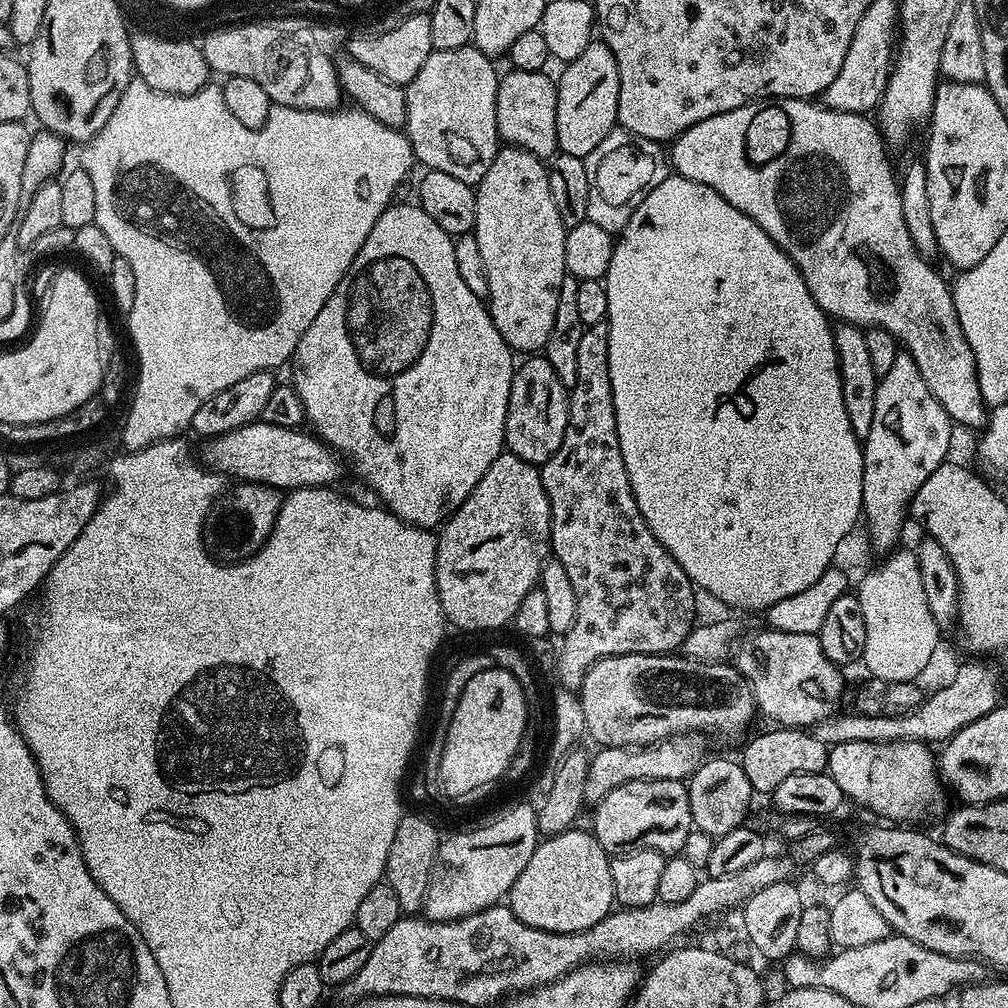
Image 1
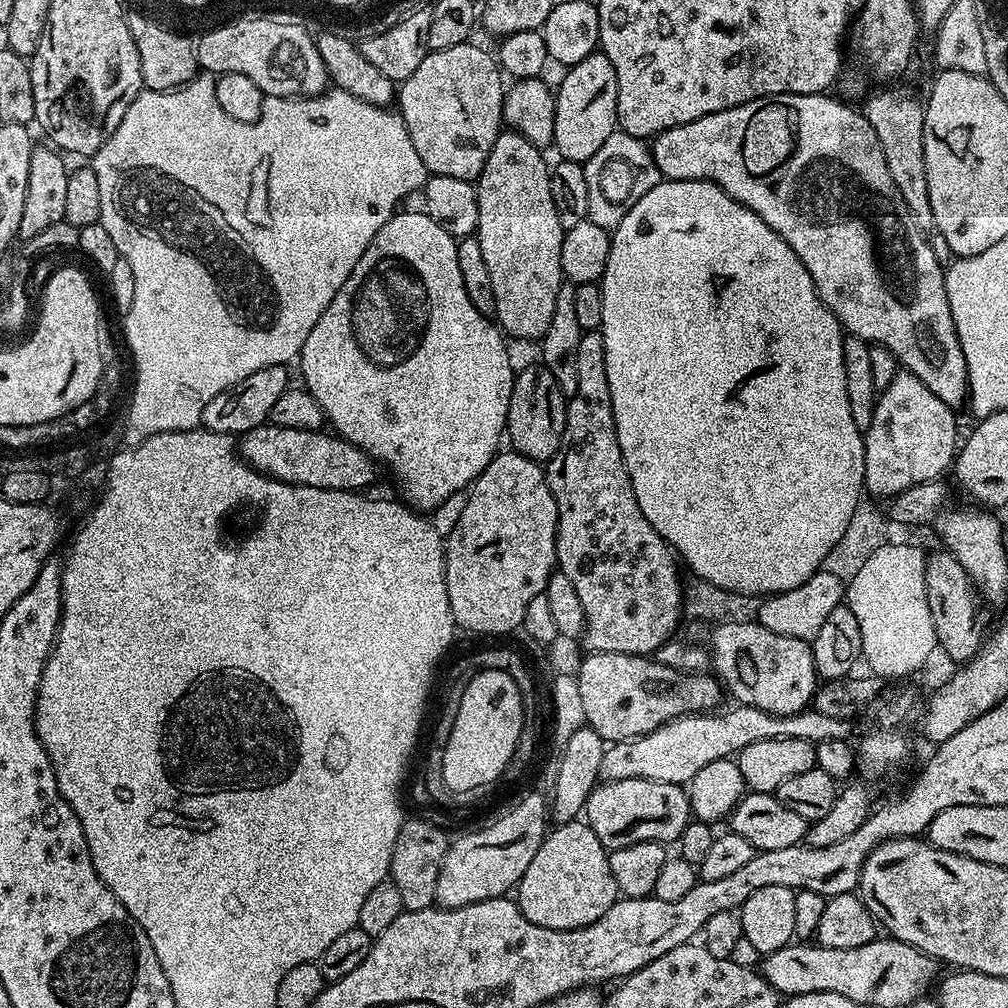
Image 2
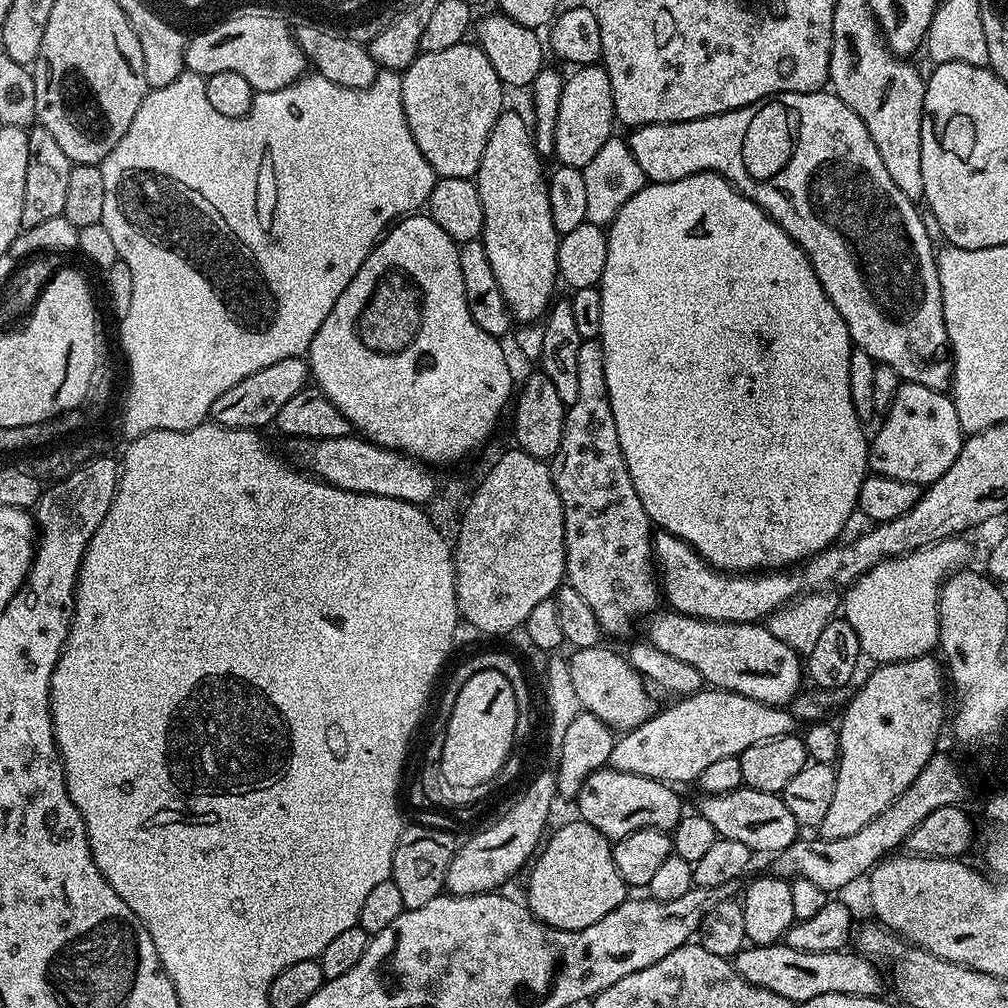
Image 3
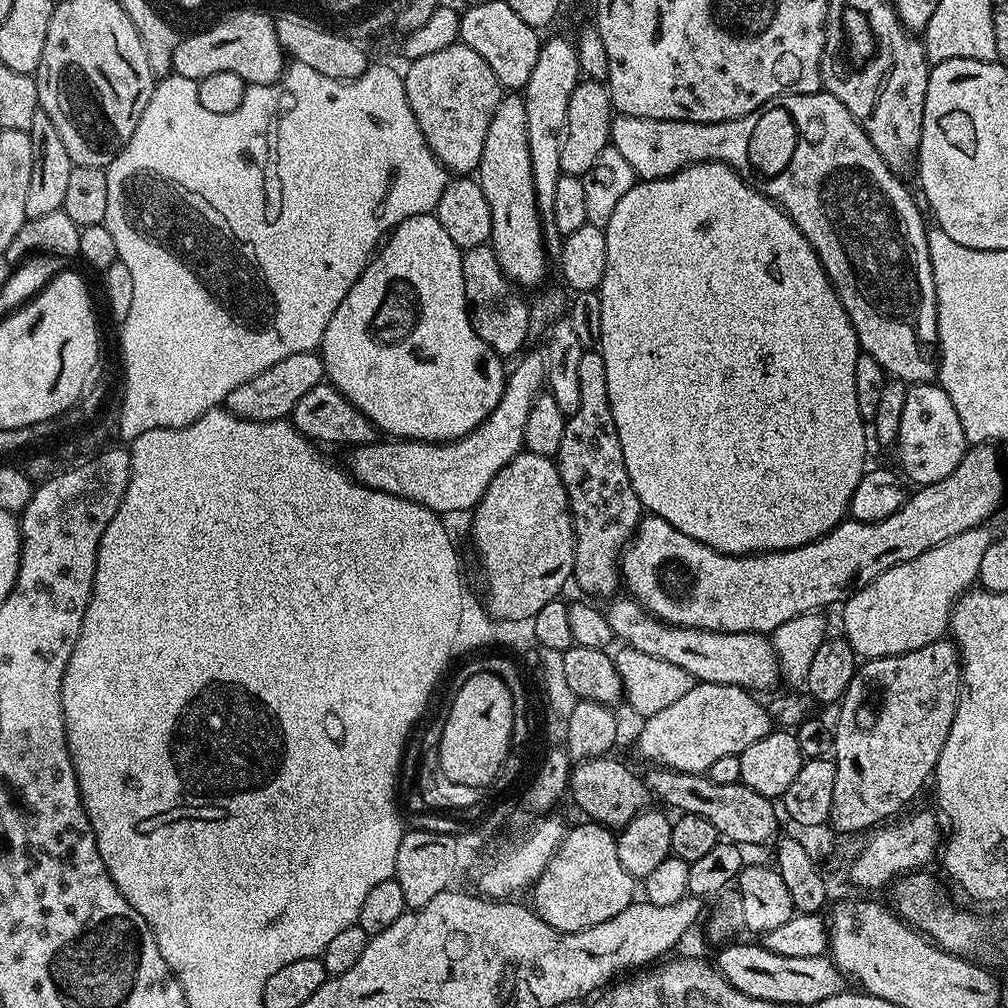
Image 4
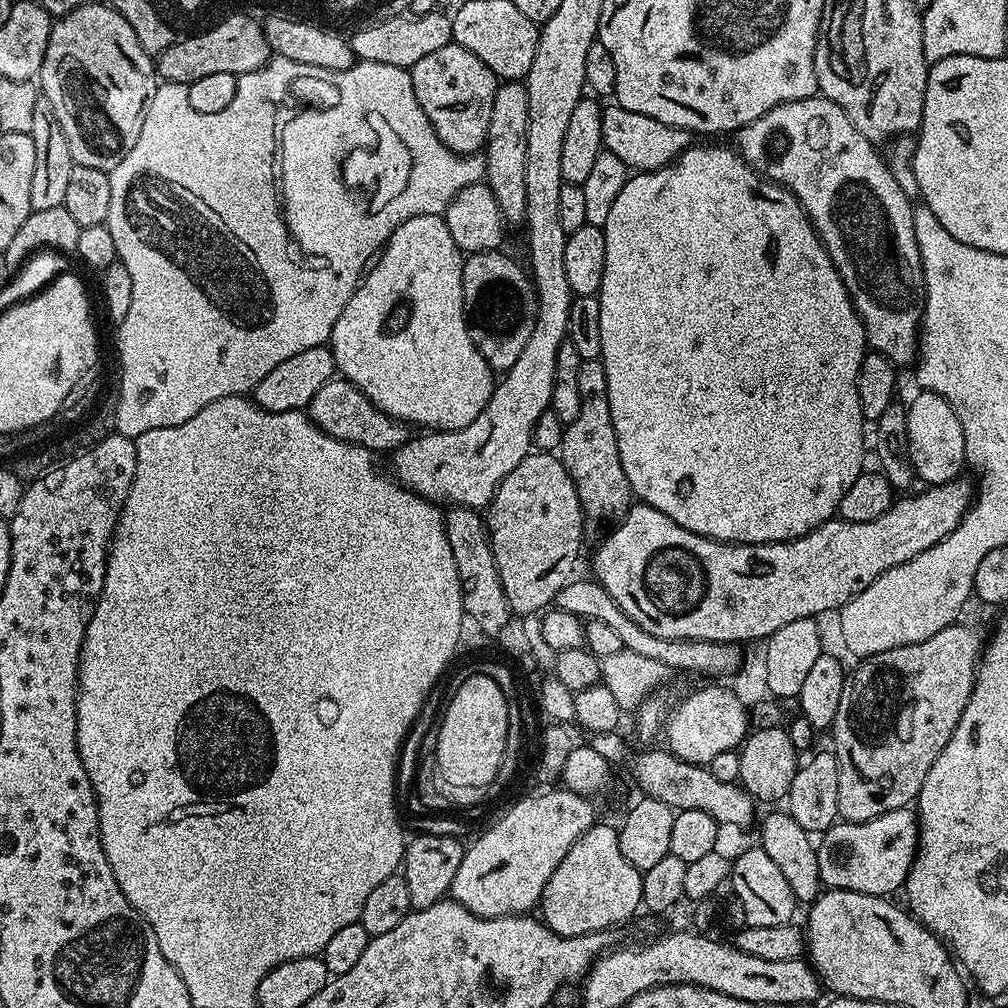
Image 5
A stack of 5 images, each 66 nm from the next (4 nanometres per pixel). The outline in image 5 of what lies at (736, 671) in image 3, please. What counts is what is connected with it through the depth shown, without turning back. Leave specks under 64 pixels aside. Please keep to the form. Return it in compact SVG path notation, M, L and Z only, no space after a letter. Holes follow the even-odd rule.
M573 578L569 580L566 586L562 586L562 590L556 595L554 601L555 607L570 610L570 614L579 616L585 622L590 620L606 622L606 626L612 627L614 634L618 634L618 638L622 638L624 647L634 650L634 654L643 654L646 658L654 658L665 664L670 670L685 668L688 672L705 672L706 675L712 676L708 678L720 678L716 676L724 675L727 677L729 674L736 672L741 665L742 652L735 644L706 642L705 640L656 638L649 631L642 630L642 626L638 626L638 622L626 618L622 606L618 606L618 602L614 602L614 598L610 598L610 594L606 594L606 590L596 579L587 579Z

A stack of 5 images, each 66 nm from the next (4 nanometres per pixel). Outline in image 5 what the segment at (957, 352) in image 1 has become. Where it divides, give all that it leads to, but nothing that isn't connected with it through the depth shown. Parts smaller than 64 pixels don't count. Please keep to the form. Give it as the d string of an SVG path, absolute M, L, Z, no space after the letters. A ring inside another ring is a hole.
M819 94L774 106L762 118L739 129L734 139L740 155L755 172L787 188L804 207L864 324L868 348L880 352L897 366L911 365L918 356L920 322L924 319L924 275L918 238L914 238L914 204L908 201L887 162L876 153L877 145L850 122L842 106ZM619 106L611 107L605 107L602 111L604 148L610 154L614 154L614 158L622 158L622 162L633 173L658 170L676 159L693 143L693 133L684 128L666 126L666 122L646 118L646 114L634 114L634 110L626 110Z

